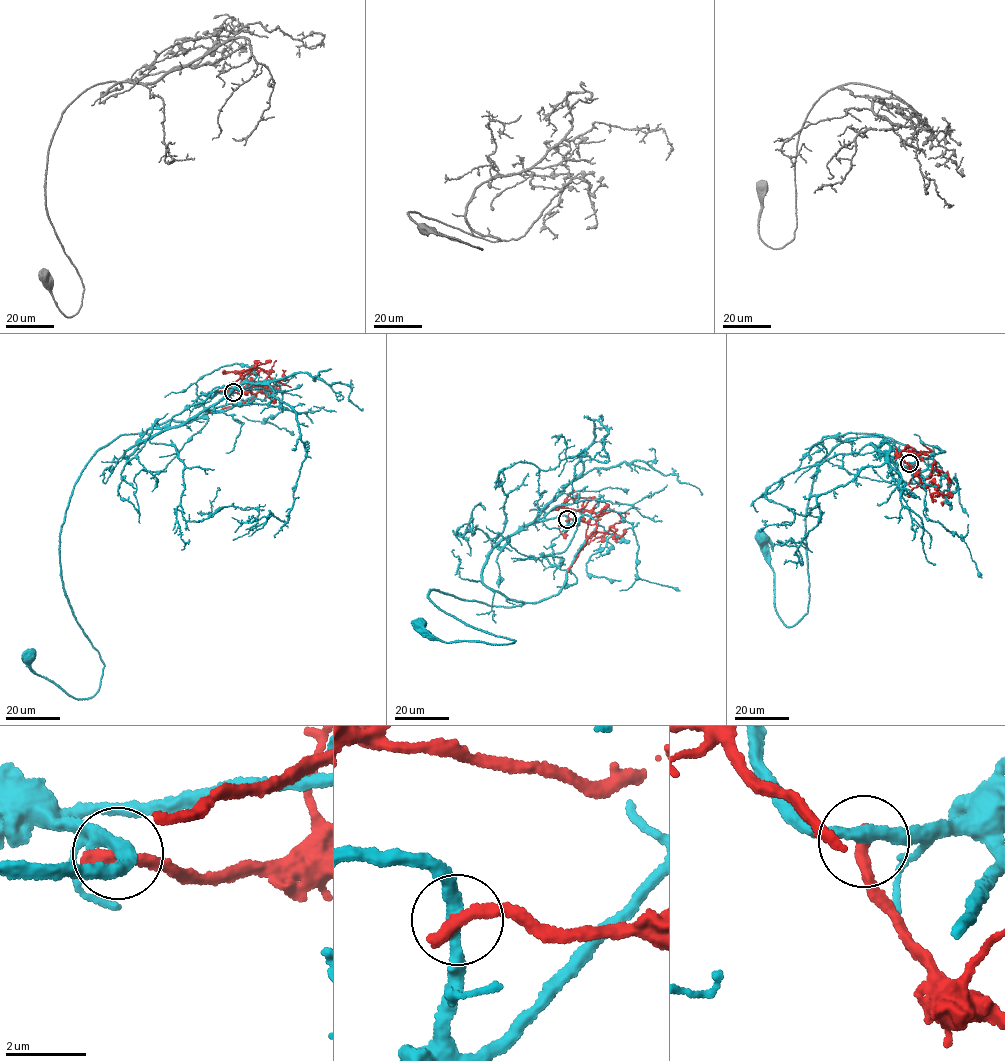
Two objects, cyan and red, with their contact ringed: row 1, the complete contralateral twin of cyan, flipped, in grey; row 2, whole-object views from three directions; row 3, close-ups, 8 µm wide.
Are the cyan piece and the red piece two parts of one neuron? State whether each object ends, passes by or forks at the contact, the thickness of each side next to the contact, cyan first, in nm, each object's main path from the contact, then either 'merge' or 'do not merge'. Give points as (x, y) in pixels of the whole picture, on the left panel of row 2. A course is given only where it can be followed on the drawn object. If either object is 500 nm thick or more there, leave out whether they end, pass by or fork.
cyan passes by; red ends; calibres 320 and 400 nm; course cyan (233, 392), (259, 389), (120, 435), (77, 480), (60, 565), (104, 665), (97, 692), (75, 698), (28, 657); course red (233, 392), (253, 393), (260, 390), (261, 385), (250, 381), (237, 389), (234, 385), (240, 372), (224, 370); do not merge

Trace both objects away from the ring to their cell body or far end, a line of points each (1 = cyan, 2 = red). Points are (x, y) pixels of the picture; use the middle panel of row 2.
1: (567, 519), (598, 522), (559, 593), (507, 607), (429, 592), (442, 610), (514, 643), (440, 641), (419, 625)
2: (567, 519), (593, 524), (597, 518), (595, 514), (562, 507), (563, 503), (568, 524), (563, 534), (558, 525)

